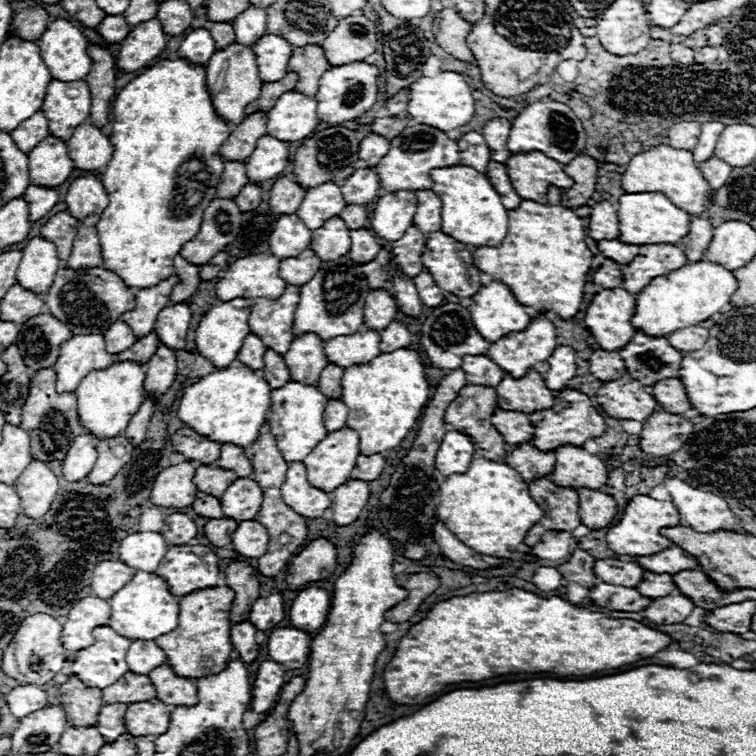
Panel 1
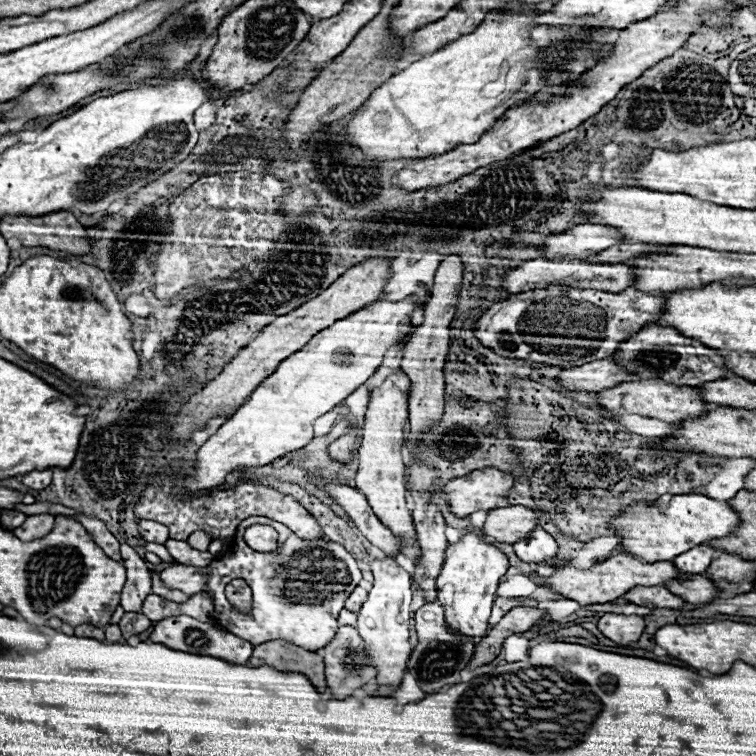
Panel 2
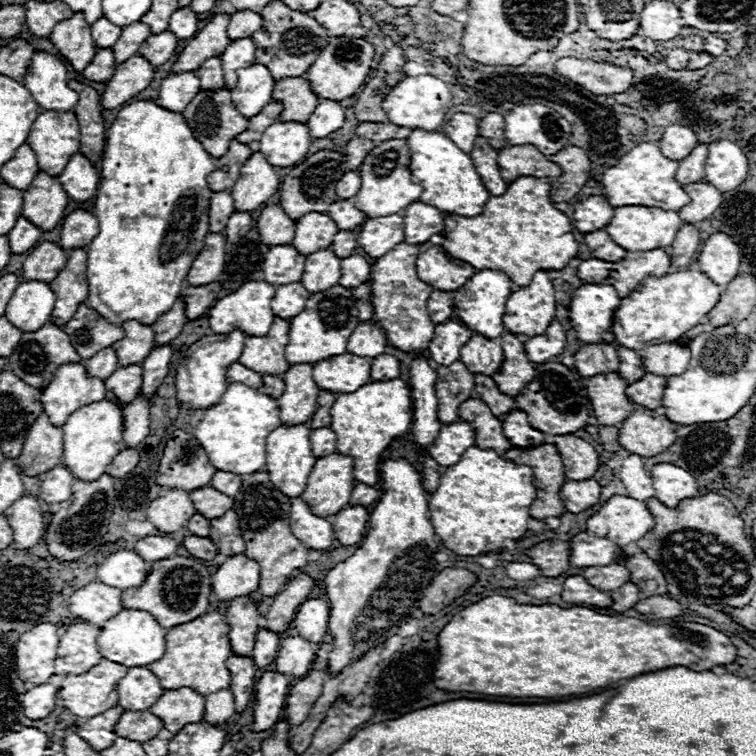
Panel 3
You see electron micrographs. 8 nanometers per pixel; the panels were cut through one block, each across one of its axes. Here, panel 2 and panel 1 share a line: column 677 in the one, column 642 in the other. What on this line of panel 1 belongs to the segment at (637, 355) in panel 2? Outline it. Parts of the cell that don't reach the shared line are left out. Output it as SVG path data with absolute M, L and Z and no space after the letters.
M638 330L636 336L624 348L620 348L620 356L624 356L632 378L644 386L652 386L658 380L676 378L686 354L672 348L664 336L656 338Z

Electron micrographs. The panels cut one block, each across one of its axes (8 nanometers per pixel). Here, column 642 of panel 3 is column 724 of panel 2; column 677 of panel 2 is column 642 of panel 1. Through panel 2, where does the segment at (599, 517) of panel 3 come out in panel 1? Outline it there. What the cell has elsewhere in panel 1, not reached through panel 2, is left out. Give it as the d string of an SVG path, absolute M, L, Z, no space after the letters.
M634 496L630 500L630 504L626 506L620 522L608 530L606 542L608 542L610 550L614 550L616 554L624 554L624 556L632 556L632 558L650 556L650 554L656 554L656 552L662 552L662 550L674 546L674 542L664 538L660 534L660 530L662 528L674 528L680 524L682 524L680 514L672 502L654 500L650 496Z

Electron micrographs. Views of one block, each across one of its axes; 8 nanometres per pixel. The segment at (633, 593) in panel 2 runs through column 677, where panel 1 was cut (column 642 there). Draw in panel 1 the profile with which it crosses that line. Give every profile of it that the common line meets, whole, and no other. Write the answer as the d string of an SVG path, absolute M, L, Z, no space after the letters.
M596 584L590 588L590 598L610 610L622 610L622 612L638 612L644 610L652 598L642 596L636 588L626 588L626 586L612 586L612 584Z

